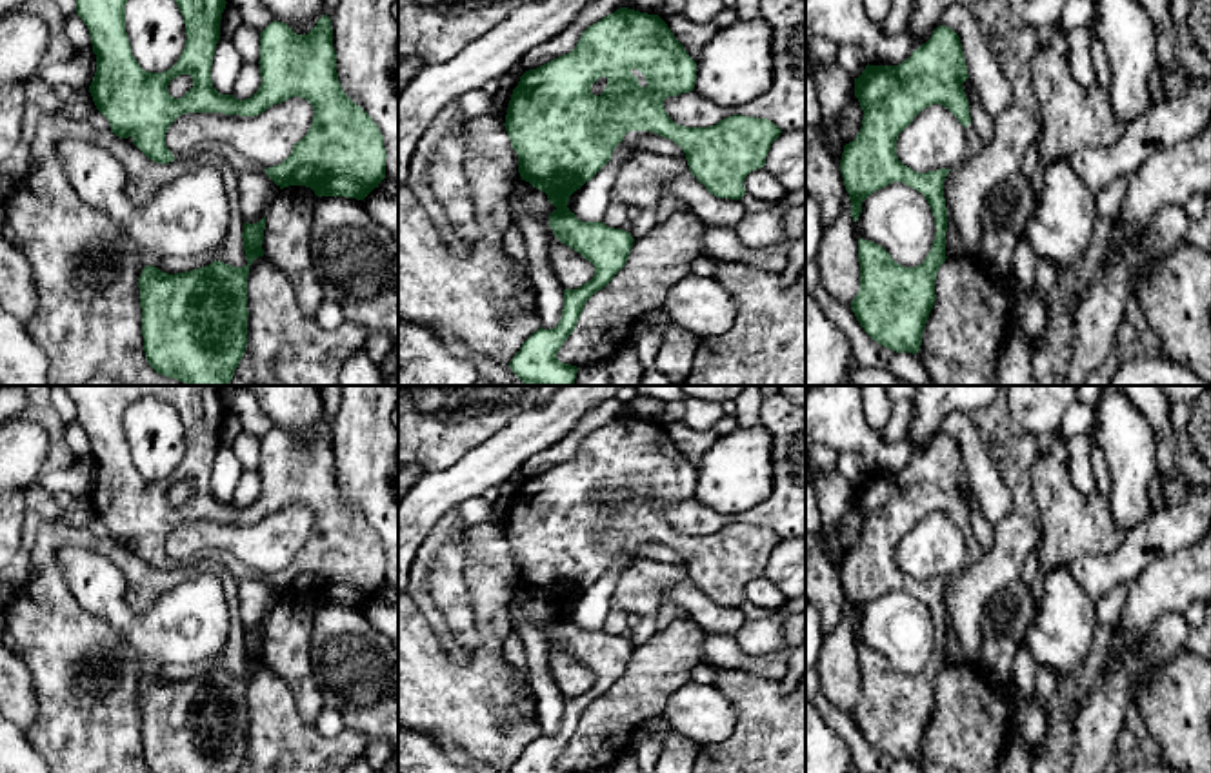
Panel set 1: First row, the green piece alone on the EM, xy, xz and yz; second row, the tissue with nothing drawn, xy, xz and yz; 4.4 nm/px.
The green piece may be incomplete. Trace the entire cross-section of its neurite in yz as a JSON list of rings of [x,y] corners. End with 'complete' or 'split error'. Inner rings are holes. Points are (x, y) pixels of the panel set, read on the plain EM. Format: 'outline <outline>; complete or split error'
outline [[[938,433],[902,471],[867,471],[855,486],[855,504],[864,526],[856,546],[844,553],[840,567],[853,629],[869,602],[902,589],[926,604],[936,633],[931,658],[916,675],[904,675],[882,653],[858,648],[860,698],[851,717],[875,749],[896,760],[920,758],[922,740],[935,713],[936,680],[947,666],[944,587],[951,578],[913,578],[898,567],[896,547],[913,526],[933,511],[947,515],[967,535],[971,522],[962,495],[967,486],[960,444],[946,433]]]; complete

